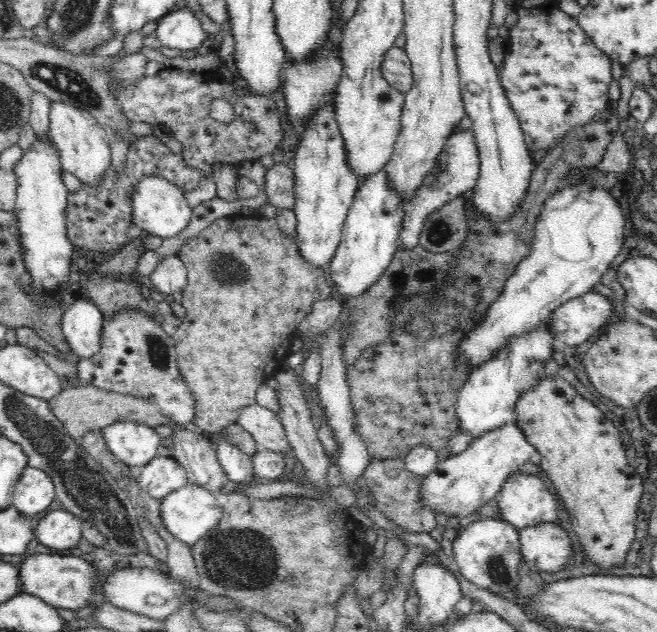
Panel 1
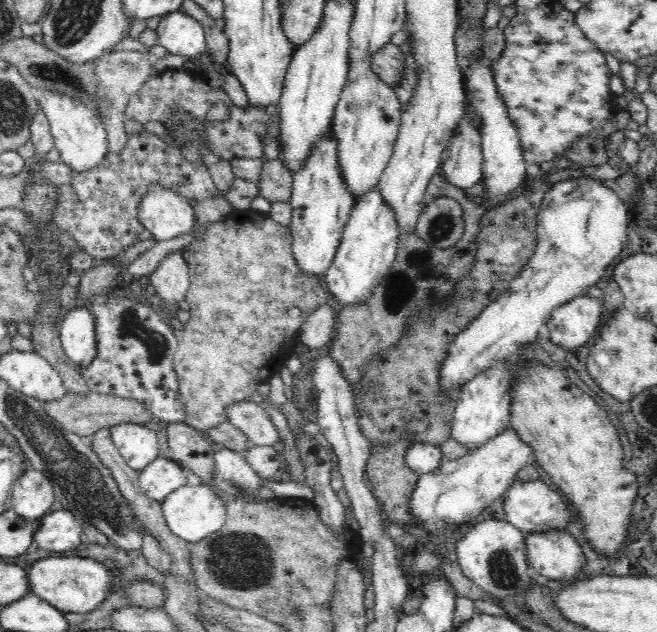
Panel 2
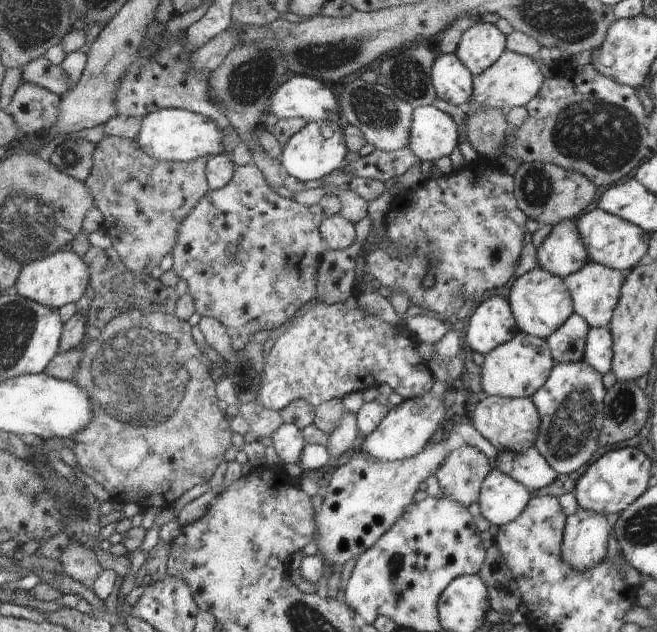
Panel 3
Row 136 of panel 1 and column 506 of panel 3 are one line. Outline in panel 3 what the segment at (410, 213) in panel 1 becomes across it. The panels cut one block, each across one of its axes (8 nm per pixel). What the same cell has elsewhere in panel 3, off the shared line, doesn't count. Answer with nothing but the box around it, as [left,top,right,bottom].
[495,446,558,491]

